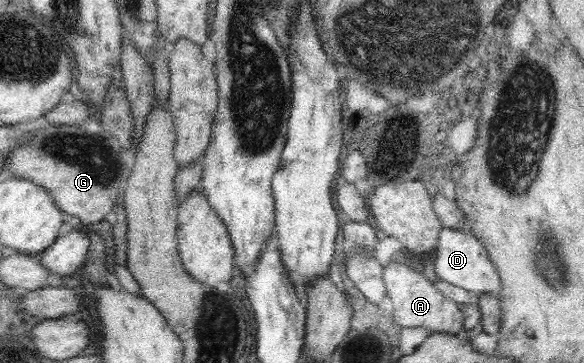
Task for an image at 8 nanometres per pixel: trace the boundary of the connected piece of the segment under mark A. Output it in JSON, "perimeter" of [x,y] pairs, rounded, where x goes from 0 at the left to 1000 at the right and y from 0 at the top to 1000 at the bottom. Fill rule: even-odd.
{"perimeter":[[[670,722],[656,733],[652,763],[661,793],[661,821],[671,832],[673,890],[682,906],[723,901],[738,917],[791,920],[793,871],[784,840],[760,824],[760,815],[753,813],[740,780],[719,752],[716,730]]]}

